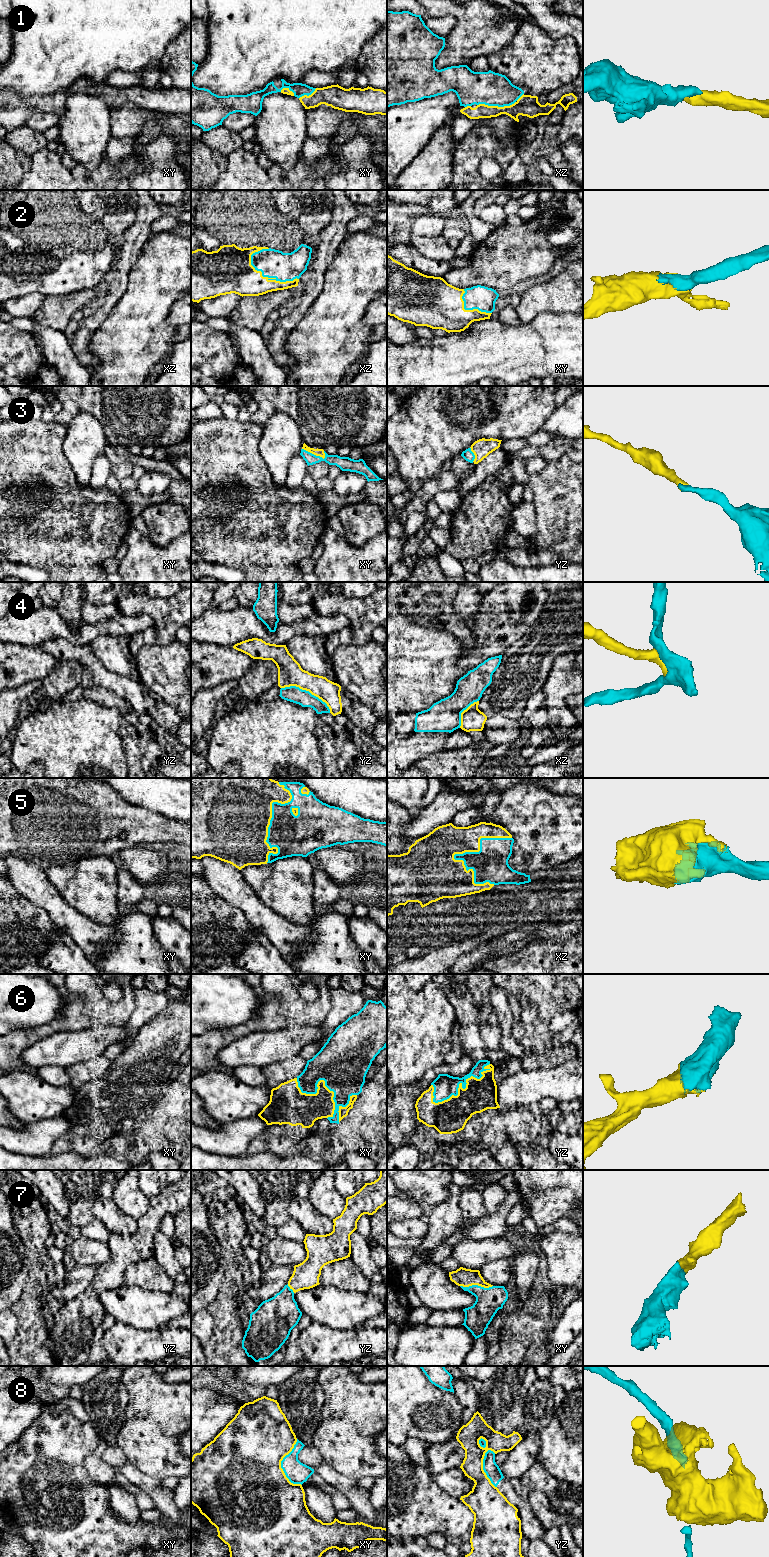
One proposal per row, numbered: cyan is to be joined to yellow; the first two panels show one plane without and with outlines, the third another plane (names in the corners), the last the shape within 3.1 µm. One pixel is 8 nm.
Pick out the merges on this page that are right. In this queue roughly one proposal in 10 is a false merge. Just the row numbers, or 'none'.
1, 2, 3, 5, 6, 7

